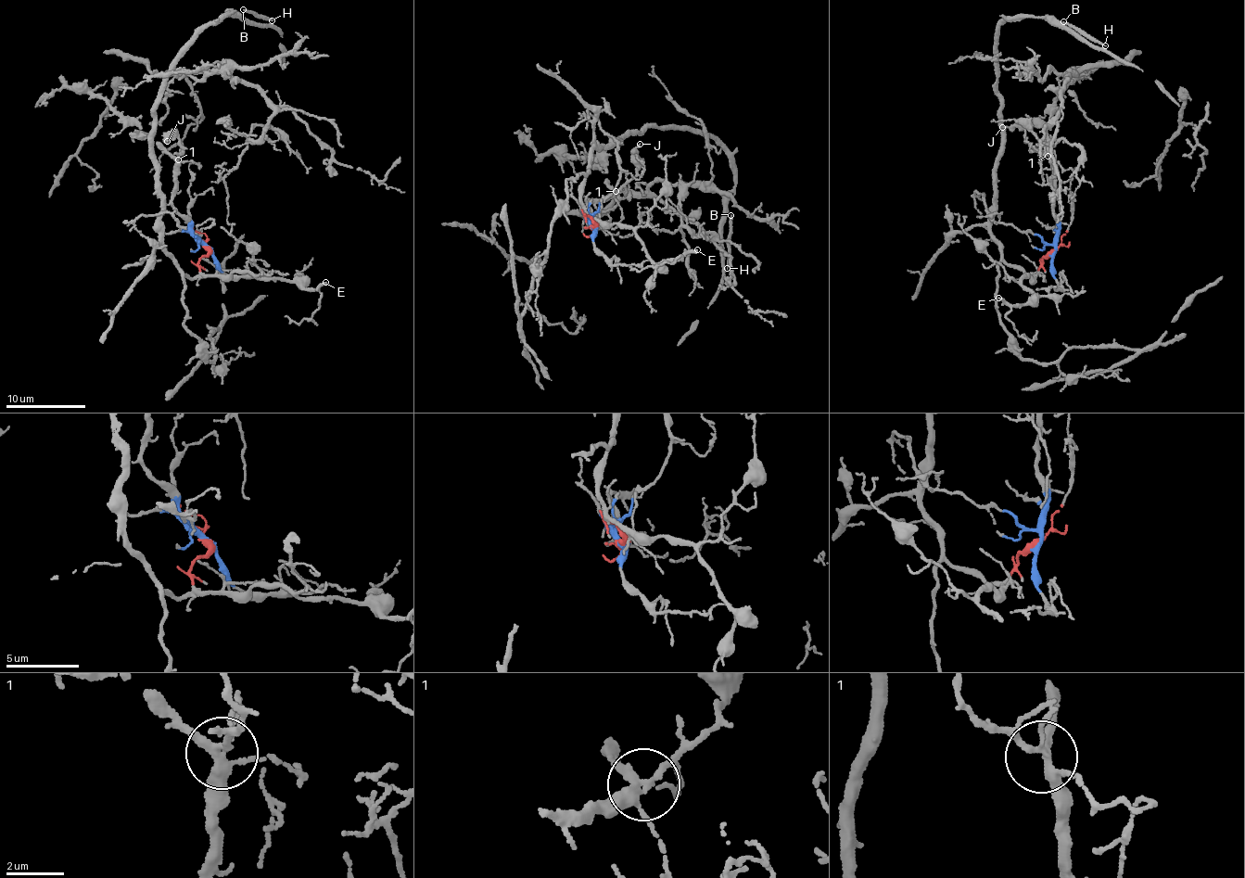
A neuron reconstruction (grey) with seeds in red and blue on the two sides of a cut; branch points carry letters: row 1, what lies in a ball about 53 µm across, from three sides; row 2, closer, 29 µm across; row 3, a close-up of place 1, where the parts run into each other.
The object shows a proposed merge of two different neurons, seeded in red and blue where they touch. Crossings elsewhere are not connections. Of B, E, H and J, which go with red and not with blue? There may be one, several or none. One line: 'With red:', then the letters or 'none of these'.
With red: B, E, H

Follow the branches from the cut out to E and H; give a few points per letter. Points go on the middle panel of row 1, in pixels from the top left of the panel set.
E: (593, 227), (594, 221), (587, 214), (611, 224), (632, 225), (655, 264), (677, 261), (696, 248)
H: (593, 227), (581, 198), (590, 150), (655, 125), (684, 125), (730, 159), (733, 190), (721, 237), (728, 268)

